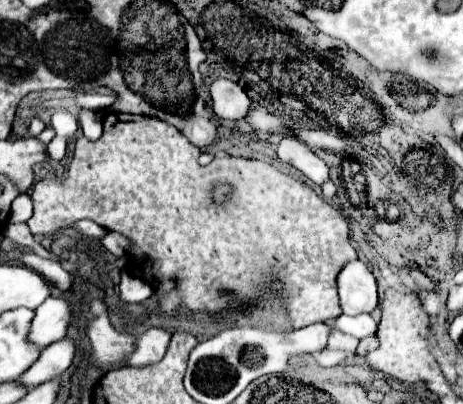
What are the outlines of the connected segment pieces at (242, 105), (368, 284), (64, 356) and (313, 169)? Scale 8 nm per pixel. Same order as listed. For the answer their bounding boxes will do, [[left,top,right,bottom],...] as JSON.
[[210,79,250,119],[338,261,378,315],[18,339,76,387],[278,137,328,185]]

